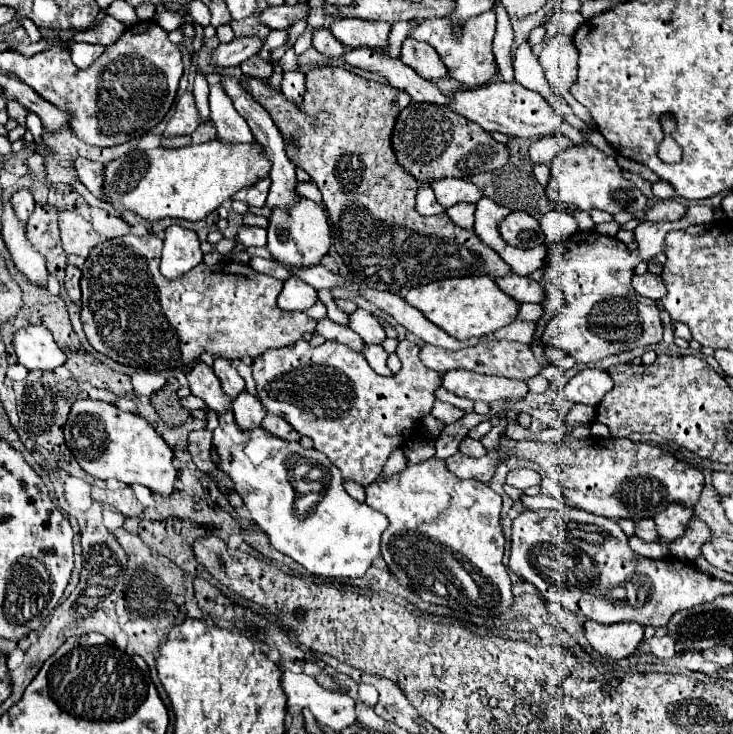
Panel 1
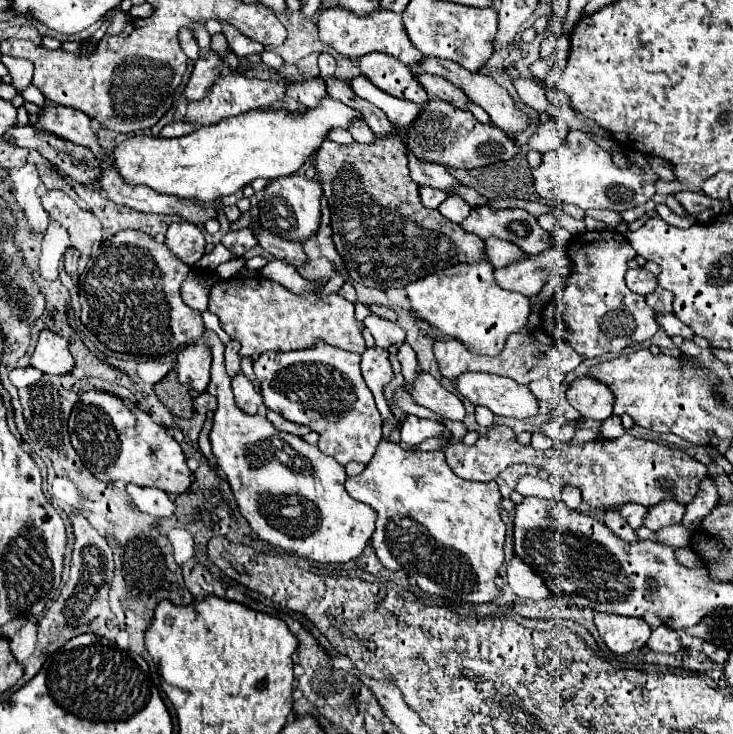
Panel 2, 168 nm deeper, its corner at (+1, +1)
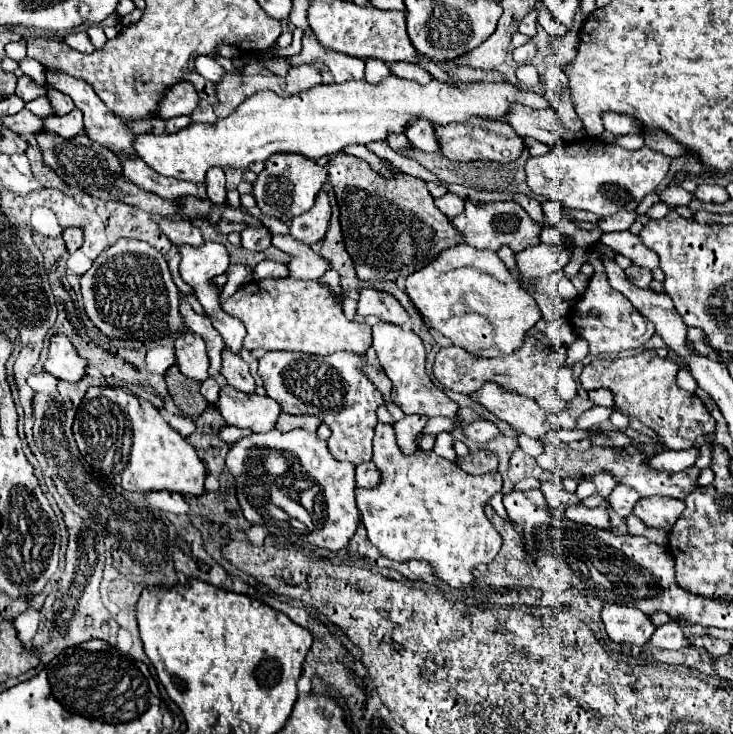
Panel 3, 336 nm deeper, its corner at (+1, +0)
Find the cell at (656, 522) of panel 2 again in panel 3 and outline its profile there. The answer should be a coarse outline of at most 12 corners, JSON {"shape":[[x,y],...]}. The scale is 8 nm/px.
{"shape":[[641,498],[635,514],[653,528],[671,530],[685,502]]}

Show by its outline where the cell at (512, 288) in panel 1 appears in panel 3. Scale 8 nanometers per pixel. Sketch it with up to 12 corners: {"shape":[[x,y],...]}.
{"shape":[[537,244],[515,258],[527,282],[565,268],[565,246]]}

